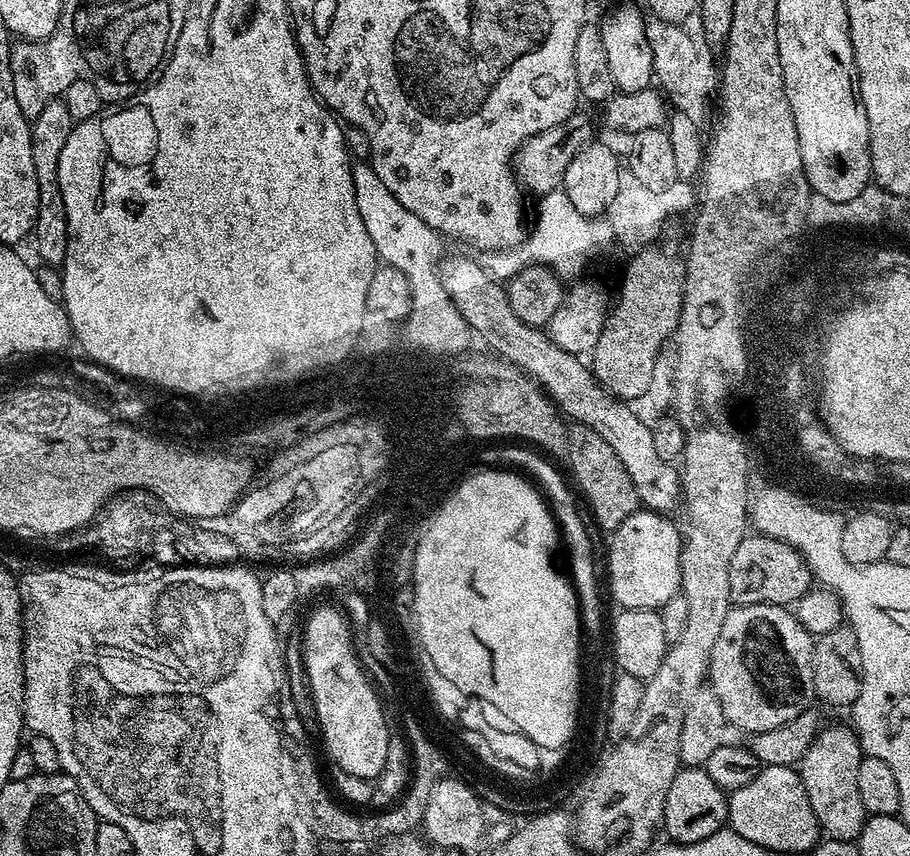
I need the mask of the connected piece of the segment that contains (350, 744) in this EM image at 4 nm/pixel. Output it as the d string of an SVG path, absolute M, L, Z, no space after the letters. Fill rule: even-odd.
M339 607L318 609L302 635L304 671L312 687L318 732L324 735L324 748L331 763L346 770L346 774L375 781L386 766L390 720L376 708L376 700L370 694L374 684L352 649L351 631L349 618Z

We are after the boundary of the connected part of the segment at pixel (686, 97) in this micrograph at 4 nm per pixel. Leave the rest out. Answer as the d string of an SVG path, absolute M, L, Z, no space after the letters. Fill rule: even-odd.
M651 17L646 23L647 40L650 42L653 77L657 85L668 95L671 105L688 115L694 125L703 127L706 122L708 96L716 88L716 72L705 64L693 38L683 25L668 23Z

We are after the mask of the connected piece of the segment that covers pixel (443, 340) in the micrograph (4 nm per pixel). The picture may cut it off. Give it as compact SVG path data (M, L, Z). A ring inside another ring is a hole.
M353 163L352 177L358 214L362 214L362 222L366 222L366 230L374 242L377 257L385 265L402 270L410 282L412 309L404 320L410 342L419 344L422 351L425 348L458 348L463 352L470 329L440 281L438 257L441 255L441 234L422 222L418 214L410 214L410 210L406 210L406 206L402 206L402 202L398 202L398 198L394 198L386 186L382 186L382 178L374 174L371 163Z

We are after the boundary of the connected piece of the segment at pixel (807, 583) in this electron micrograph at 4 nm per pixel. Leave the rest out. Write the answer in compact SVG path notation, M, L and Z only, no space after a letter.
M745 535L730 558L730 598L733 605L782 604L795 605L802 594L813 587L814 577L804 557L796 549L775 536Z

